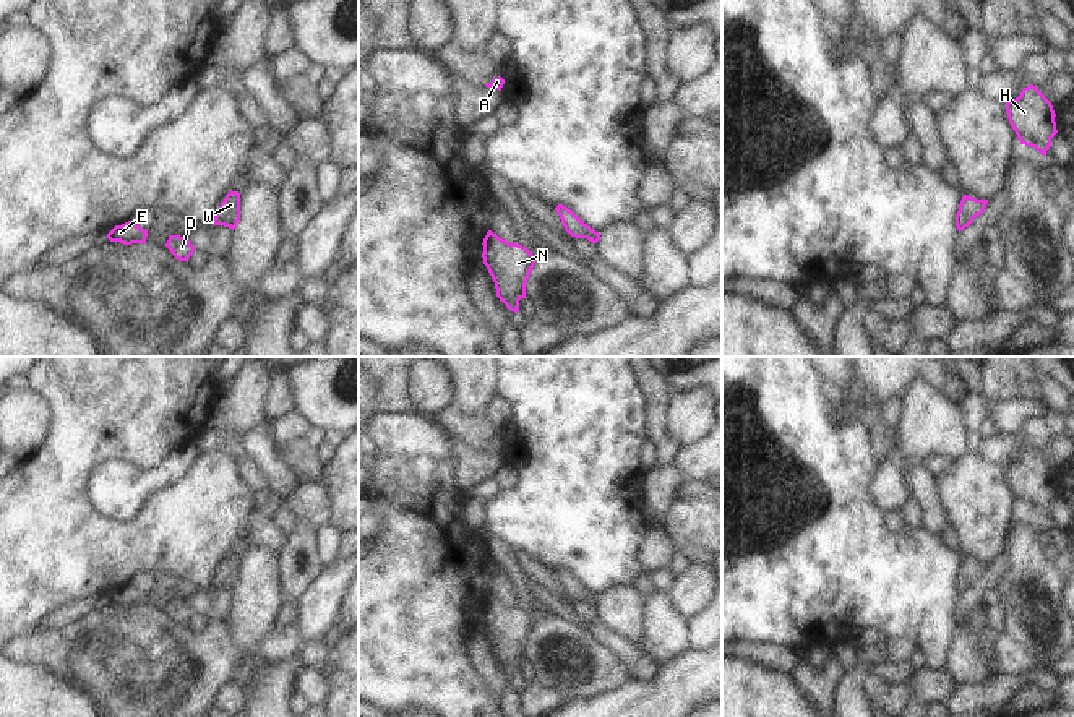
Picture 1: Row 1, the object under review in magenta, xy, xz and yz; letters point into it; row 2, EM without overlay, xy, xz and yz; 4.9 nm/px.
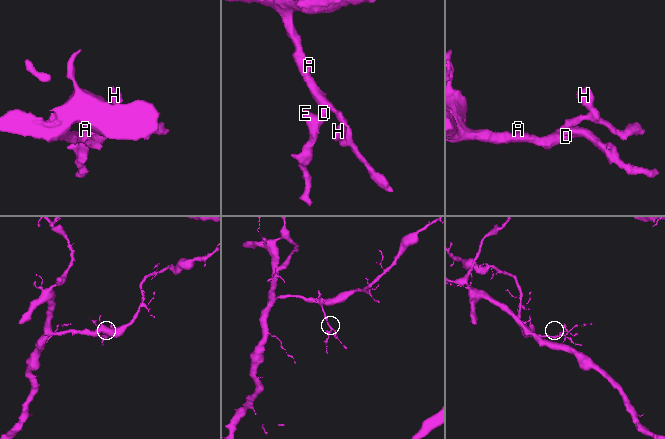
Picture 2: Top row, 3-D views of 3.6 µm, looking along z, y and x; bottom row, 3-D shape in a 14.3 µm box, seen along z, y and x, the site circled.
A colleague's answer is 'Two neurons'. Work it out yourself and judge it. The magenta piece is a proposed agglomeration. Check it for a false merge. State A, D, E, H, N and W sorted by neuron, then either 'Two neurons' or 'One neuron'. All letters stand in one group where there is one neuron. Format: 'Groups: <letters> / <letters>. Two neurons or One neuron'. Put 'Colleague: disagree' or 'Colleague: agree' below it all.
Groups: A D E H N W. One neuron.
Colleague: disagree

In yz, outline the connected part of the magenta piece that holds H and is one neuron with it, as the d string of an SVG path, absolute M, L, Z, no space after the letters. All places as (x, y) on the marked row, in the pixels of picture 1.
M1030 84L1019 97L1006 102L1006 112L1020 144L1032 146L1045 156L1058 133L1051 102Z

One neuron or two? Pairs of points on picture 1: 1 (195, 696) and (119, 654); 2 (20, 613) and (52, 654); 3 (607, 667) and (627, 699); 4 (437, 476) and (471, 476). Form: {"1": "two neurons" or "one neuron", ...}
{"1": "one neuron", "2": "two neurons", "3": "two neurons", "4": "two neurons"}

